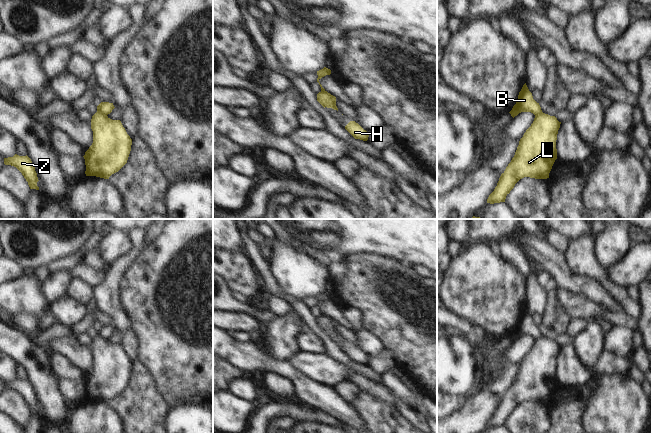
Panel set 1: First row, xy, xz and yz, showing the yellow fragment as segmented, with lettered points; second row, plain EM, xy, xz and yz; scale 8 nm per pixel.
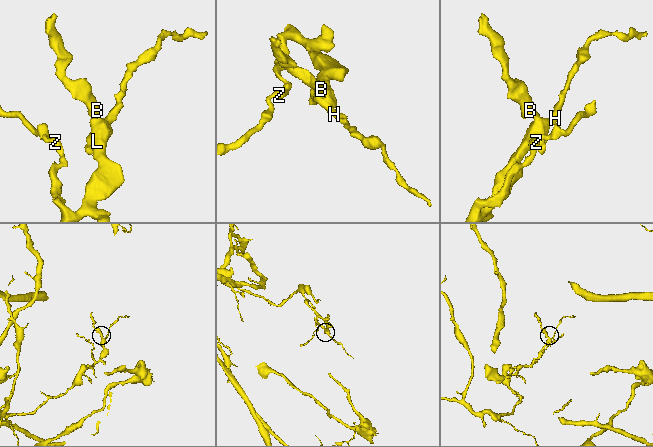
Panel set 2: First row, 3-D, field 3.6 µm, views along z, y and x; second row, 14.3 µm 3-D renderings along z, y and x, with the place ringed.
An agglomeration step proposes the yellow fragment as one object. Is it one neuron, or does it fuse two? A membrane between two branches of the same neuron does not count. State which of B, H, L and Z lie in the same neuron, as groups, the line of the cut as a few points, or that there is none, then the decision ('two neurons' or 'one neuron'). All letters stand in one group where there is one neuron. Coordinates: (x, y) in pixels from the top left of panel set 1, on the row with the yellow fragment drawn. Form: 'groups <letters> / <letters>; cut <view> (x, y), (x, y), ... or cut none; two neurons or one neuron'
groups B / H L Z; cut xy (97, 110), (106, 115); two neurons

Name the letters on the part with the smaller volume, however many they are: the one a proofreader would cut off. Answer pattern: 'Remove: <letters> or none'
Remove: B

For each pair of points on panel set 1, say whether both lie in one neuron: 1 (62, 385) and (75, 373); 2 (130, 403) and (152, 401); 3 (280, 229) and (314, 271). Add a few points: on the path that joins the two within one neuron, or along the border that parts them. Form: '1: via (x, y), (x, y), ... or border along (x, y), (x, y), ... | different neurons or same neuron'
1: border along (59, 378), (82, 381) | different neurons
2: via (135, 403), (147, 403) | same neuron
3: border along (275, 238), (281, 241), (288, 241), (313, 259) | different neurons

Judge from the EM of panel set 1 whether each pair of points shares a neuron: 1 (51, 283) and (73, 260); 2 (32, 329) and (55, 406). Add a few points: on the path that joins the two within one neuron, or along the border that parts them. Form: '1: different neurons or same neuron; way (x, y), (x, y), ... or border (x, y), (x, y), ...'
1: different neurons; border (66, 269), (60, 269), (50, 274)
2: different neurons; border (17, 328), (30, 336)

